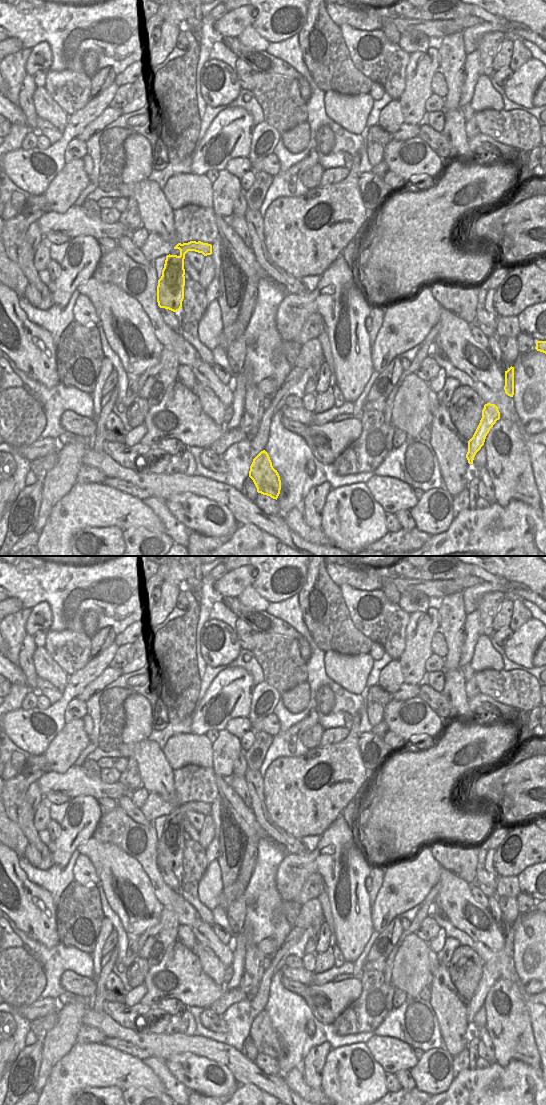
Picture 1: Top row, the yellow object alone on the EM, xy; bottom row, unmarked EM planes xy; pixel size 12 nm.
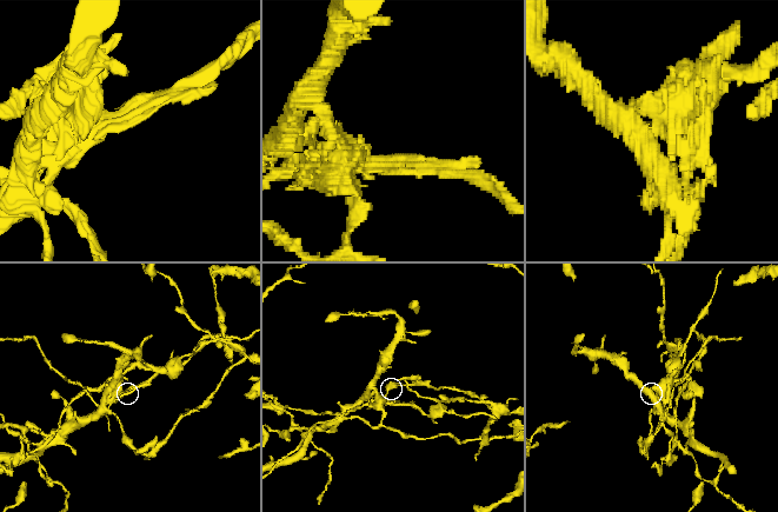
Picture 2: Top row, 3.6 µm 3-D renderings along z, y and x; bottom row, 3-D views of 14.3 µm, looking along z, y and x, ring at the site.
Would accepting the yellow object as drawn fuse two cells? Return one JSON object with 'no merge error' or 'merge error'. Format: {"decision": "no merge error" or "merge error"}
{"decision": "merge error"}

